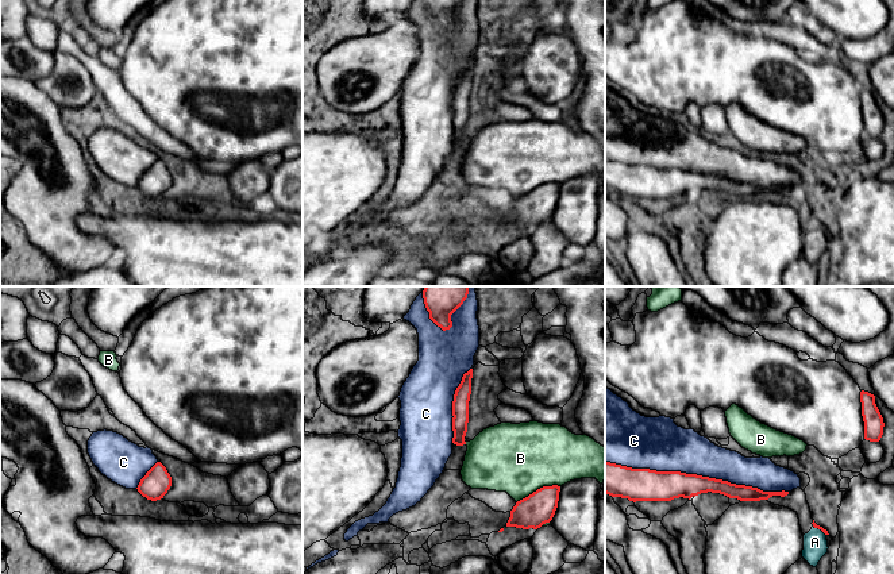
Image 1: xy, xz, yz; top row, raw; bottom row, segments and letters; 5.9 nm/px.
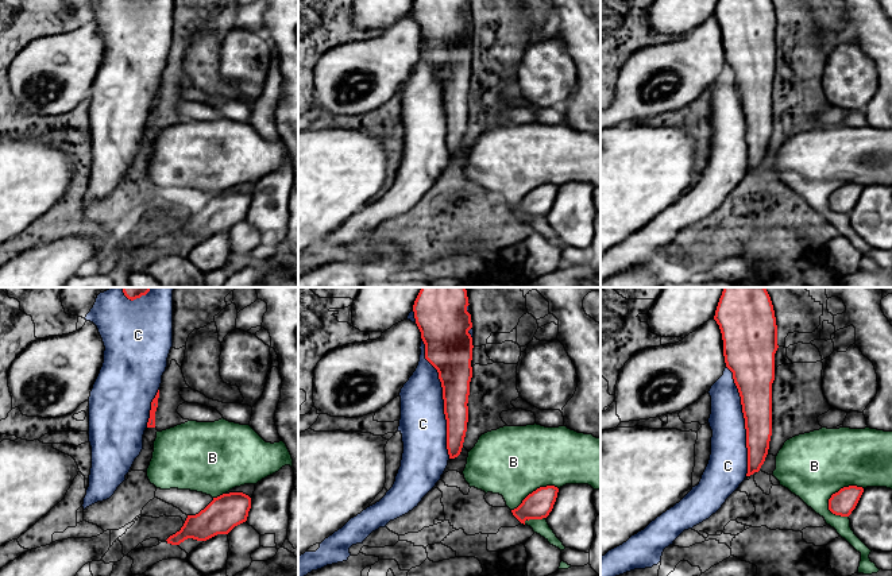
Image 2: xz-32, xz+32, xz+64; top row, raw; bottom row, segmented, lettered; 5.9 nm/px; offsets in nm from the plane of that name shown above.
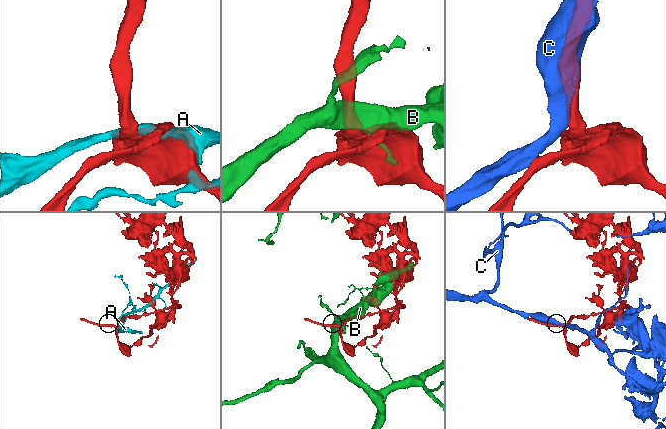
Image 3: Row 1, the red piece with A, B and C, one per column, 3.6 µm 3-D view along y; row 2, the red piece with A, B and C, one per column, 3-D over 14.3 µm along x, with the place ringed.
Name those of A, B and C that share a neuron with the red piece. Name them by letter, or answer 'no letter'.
C

